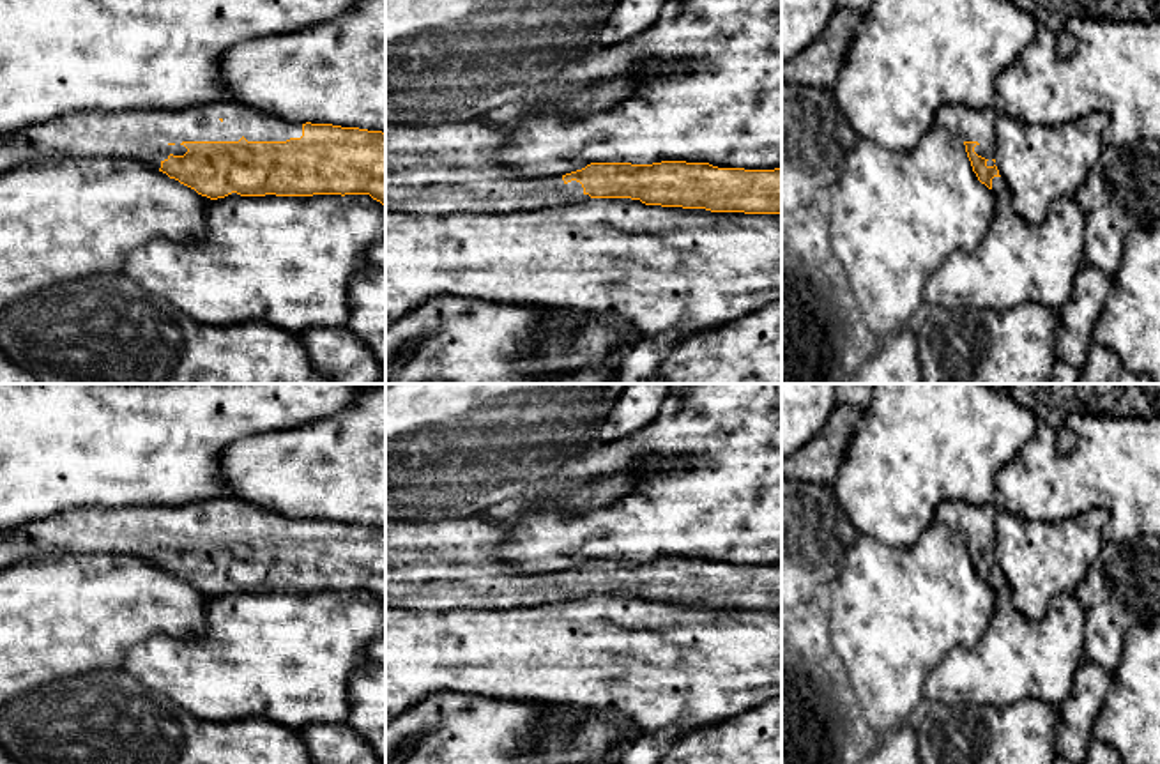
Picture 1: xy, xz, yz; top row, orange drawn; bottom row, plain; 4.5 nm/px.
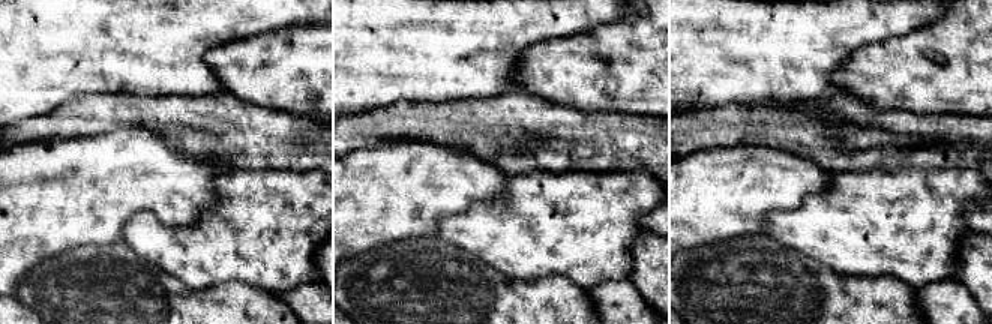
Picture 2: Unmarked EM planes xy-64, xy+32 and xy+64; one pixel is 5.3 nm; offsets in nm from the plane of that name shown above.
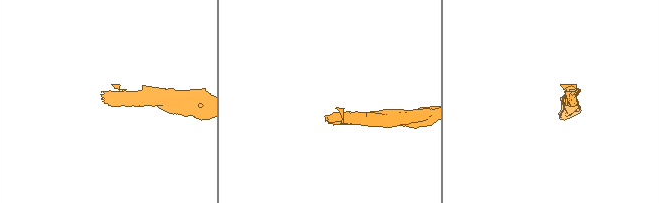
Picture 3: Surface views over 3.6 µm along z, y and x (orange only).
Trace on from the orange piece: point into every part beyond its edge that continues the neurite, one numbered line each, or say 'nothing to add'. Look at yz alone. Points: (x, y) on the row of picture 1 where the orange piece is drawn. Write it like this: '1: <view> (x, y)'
1: yz (969, 124)

